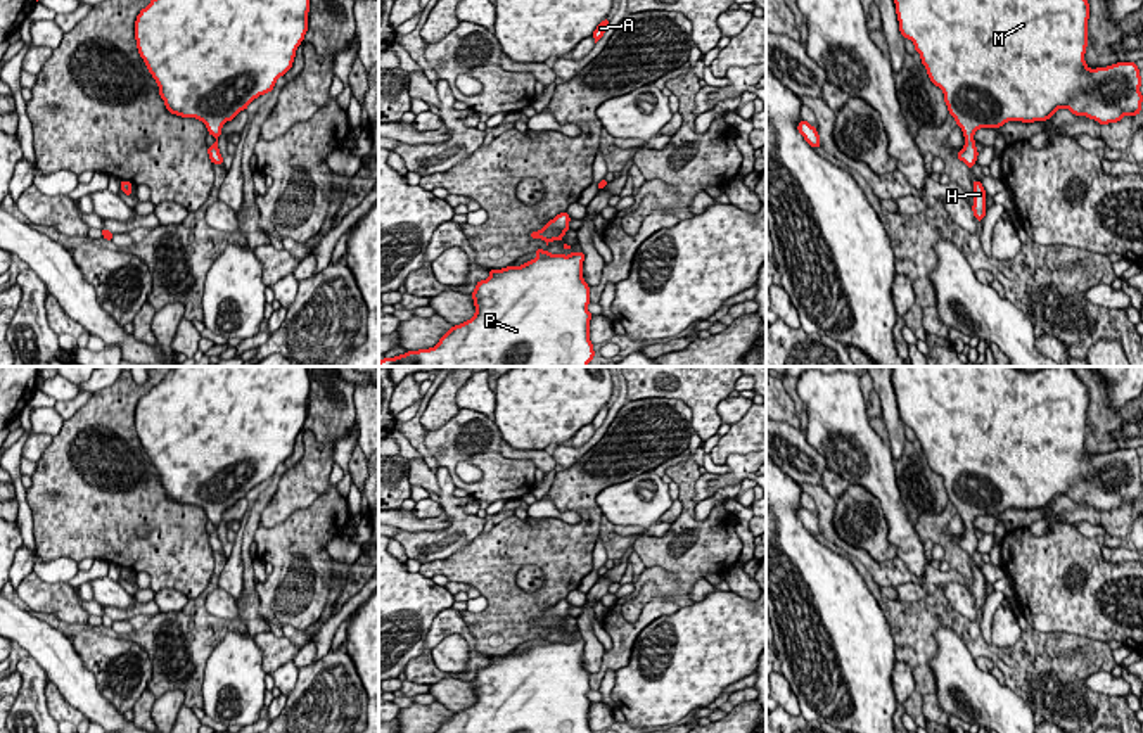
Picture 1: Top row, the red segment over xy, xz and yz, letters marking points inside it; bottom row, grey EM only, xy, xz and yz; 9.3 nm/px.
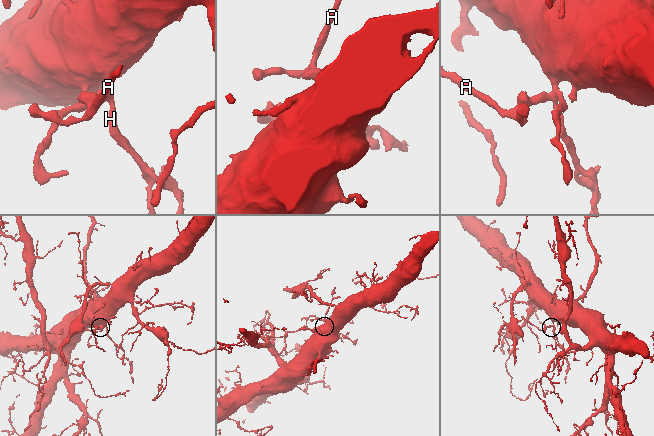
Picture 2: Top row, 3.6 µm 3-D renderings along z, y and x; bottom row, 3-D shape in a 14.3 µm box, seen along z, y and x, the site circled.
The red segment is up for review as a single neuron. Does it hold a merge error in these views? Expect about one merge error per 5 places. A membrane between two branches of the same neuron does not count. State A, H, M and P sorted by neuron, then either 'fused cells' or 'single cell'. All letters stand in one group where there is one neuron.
A H M P; single cell

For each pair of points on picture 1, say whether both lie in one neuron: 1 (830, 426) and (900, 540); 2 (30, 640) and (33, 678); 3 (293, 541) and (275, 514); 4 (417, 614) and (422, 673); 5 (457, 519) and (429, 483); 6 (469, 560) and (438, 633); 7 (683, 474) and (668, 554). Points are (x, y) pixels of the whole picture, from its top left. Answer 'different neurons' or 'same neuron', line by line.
1: same neuron
2: different neurons
3: different neurons
4: different neurons
5: different neurons
6: different neurons
7: same neuron

